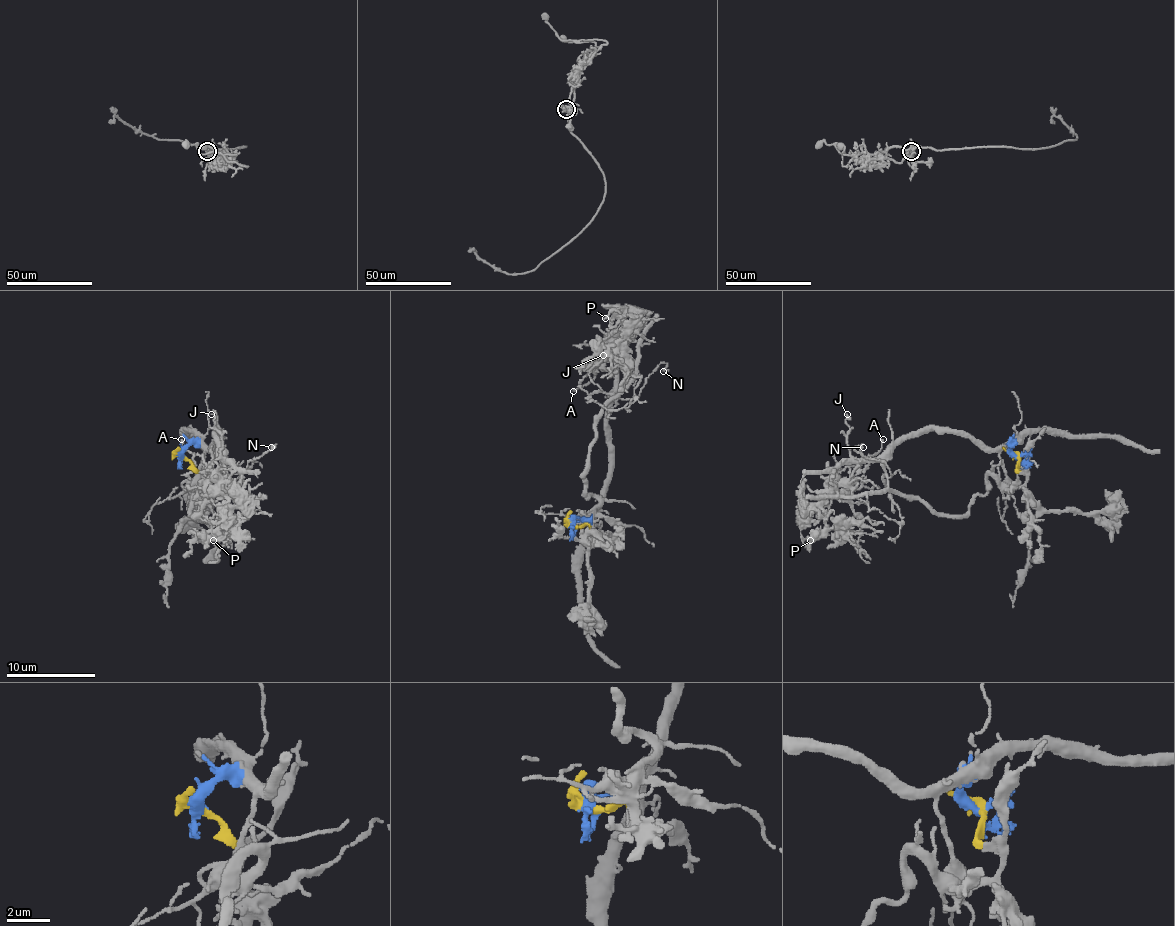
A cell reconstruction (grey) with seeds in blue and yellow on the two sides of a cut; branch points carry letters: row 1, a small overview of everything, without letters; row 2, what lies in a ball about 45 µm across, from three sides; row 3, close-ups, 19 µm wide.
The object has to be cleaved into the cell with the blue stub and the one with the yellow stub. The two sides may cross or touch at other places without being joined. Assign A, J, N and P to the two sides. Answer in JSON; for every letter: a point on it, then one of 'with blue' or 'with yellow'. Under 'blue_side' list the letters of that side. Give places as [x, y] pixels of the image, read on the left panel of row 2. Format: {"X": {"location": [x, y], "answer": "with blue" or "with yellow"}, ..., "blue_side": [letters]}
{"A": {"location": [181, 439], "answer": "with blue"}, "J": {"location": [211, 414], "answer": "with blue"}, "N": {"location": [271, 447], "answer": "with blue"}, "P": {"location": [213, 540], "answer": "with yellow"}, "blue_side": ["A", "J", "N"]}

